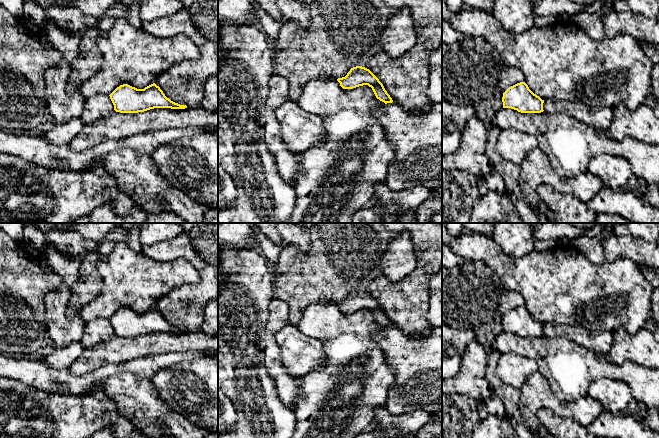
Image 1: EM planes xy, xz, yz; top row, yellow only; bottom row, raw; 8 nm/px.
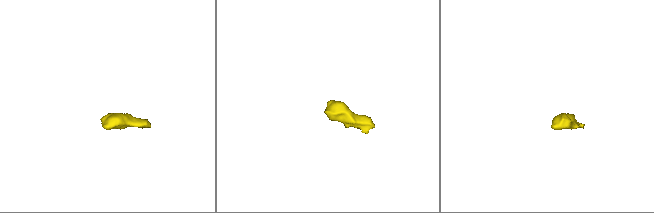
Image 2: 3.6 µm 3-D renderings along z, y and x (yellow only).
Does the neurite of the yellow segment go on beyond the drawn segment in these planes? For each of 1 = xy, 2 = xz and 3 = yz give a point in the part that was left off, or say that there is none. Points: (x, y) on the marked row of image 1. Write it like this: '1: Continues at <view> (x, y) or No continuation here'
1: No continuation here
2: No continuation here
3: No continuation here

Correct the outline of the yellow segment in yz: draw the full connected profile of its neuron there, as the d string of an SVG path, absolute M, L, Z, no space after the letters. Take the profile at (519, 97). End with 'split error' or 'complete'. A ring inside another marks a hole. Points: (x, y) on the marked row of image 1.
M525 82L509 87L502 97L503 108L511 108L521 113L541 113L543 103L539 96L534 94Z; complete

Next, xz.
M353 67L345 77L338 78L337 81L343 89L353 89L359 86L368 85L372 88L377 99L385 104L393 102L383 84L369 69L365 67Z; complete

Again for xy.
M155 83L137 89L128 84L117 87L110 95L114 110L120 113L138 113L154 108L185 109L186 105L180 105L171 101Z; complete

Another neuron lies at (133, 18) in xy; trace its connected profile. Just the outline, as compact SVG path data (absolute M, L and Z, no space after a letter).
M137 0L127 5L128 15L126 20L133 26L140 28L141 27L141 20L139 18L139 8L140 2L142 0Z

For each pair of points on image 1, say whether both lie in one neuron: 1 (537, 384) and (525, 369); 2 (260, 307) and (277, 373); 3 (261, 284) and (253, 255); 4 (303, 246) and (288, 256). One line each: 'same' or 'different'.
1: different
2: different
3: same
4: different

